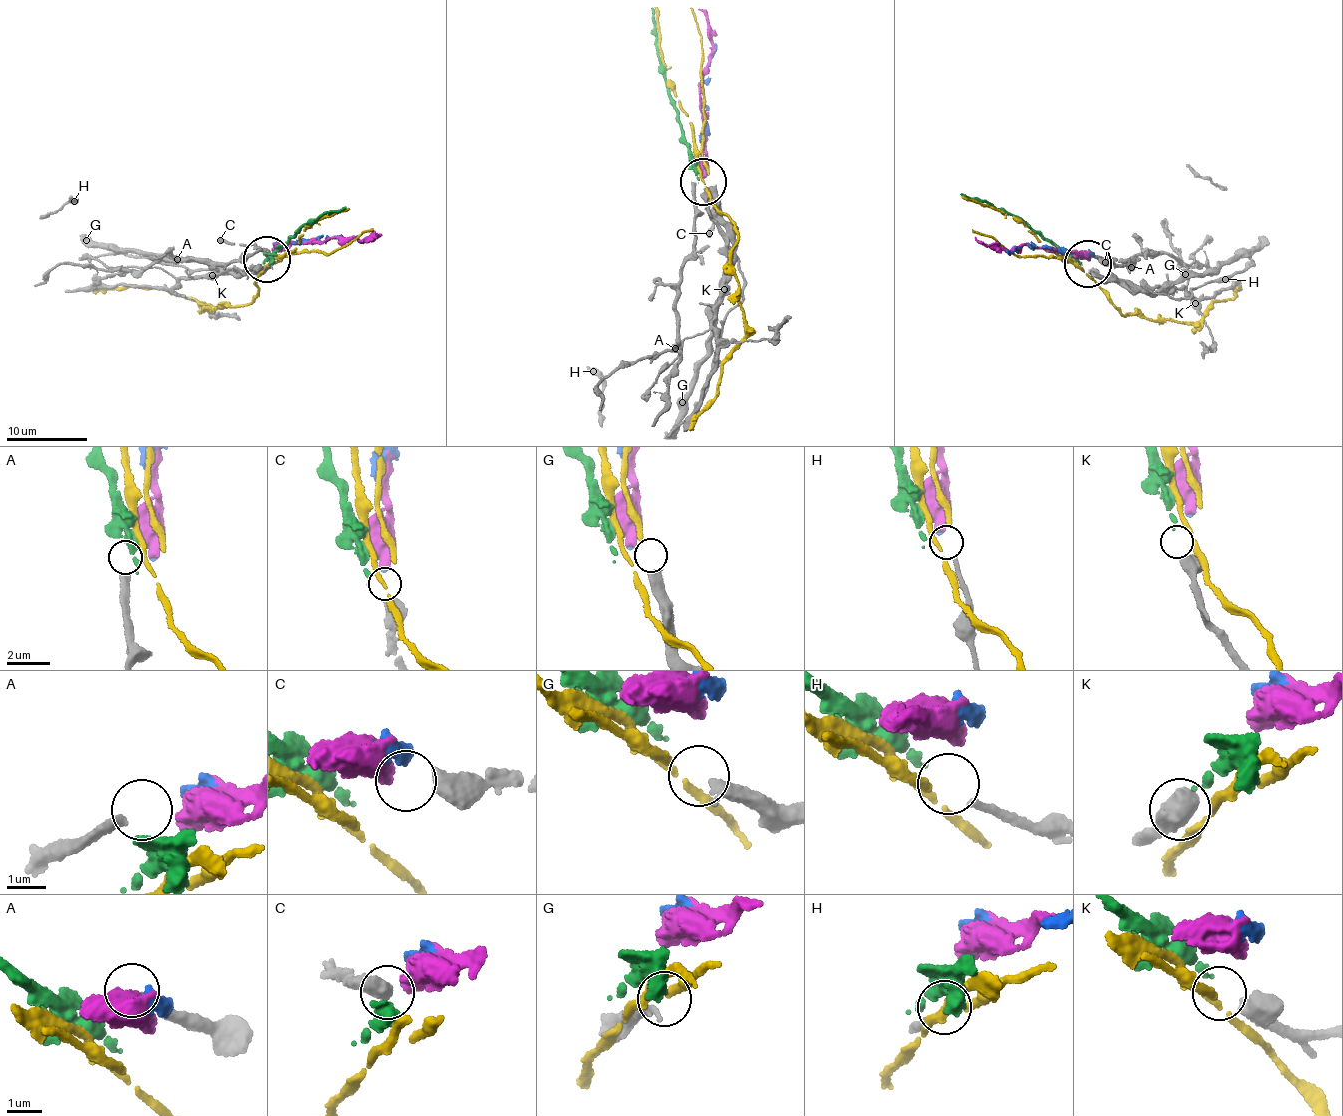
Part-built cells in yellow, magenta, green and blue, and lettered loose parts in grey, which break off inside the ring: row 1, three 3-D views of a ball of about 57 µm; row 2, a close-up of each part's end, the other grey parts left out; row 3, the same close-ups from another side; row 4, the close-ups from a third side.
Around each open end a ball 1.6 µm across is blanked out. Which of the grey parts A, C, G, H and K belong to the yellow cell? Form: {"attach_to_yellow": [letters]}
{"attach_to_yellow": ["H"]}

